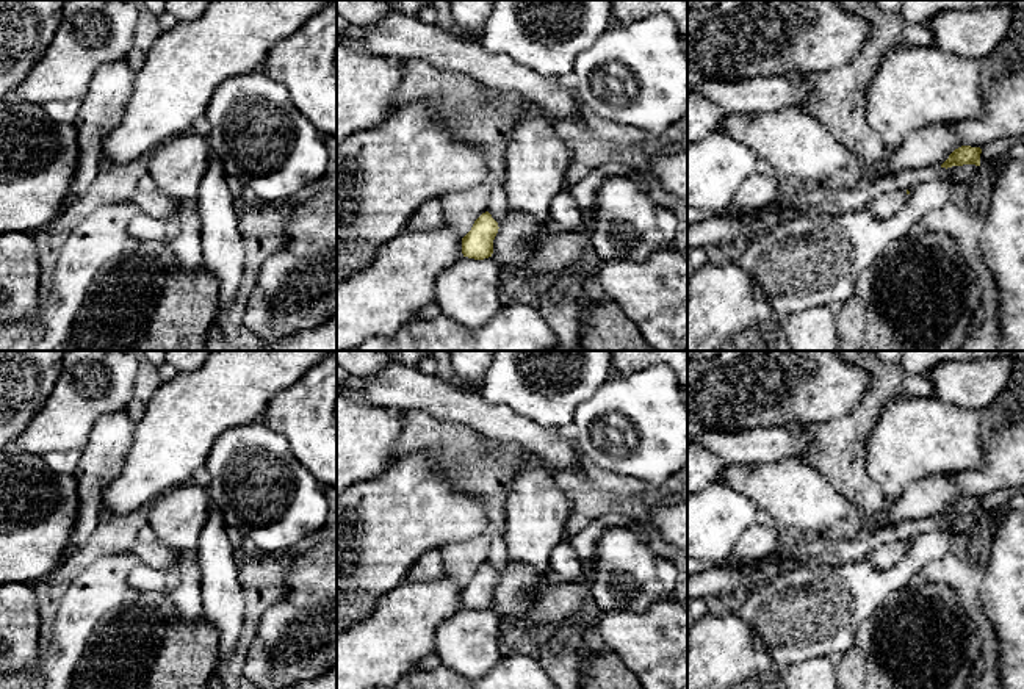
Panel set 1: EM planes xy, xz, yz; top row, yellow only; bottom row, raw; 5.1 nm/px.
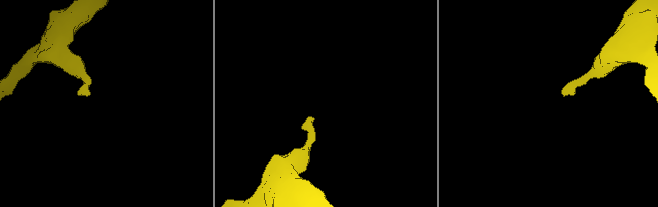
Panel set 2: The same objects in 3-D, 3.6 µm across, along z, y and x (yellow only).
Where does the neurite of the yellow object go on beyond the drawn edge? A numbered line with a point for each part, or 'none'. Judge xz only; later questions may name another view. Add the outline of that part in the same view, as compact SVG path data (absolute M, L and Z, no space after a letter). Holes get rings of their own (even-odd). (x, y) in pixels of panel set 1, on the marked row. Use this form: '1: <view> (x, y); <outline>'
none

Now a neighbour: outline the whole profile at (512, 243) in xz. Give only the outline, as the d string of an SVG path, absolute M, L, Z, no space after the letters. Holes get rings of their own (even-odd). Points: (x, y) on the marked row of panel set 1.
M509 213L493 240L492 257L503 265L523 265L531 258L531 244L557 232L550 224L540 225L529 216Z

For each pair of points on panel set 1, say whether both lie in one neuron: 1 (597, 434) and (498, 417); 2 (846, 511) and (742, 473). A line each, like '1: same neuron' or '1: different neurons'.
1: different neurons
2: same neuron

